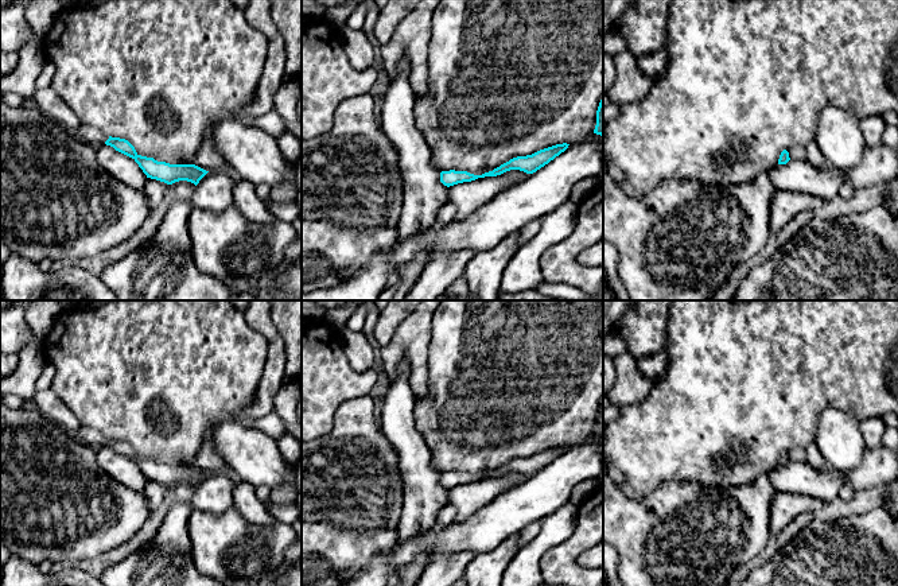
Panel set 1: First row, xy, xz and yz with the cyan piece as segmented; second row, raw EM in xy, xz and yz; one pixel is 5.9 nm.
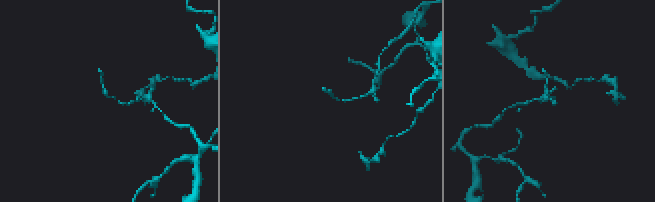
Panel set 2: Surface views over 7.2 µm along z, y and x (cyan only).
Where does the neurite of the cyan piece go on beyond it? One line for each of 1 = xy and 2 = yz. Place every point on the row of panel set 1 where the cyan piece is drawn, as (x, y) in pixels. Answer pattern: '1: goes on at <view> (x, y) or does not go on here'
1: does not go on here
2: does not go on here

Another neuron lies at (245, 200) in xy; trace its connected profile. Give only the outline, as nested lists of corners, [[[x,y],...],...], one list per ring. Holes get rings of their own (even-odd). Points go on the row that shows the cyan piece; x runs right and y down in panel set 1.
[[[241,178],[236,179],[233,185],[233,206],[252,222],[264,225],[277,221],[265,201],[257,197],[256,186]]]

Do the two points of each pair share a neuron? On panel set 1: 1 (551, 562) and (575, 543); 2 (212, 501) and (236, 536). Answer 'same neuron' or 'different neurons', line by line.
1: same neuron
2: different neurons

